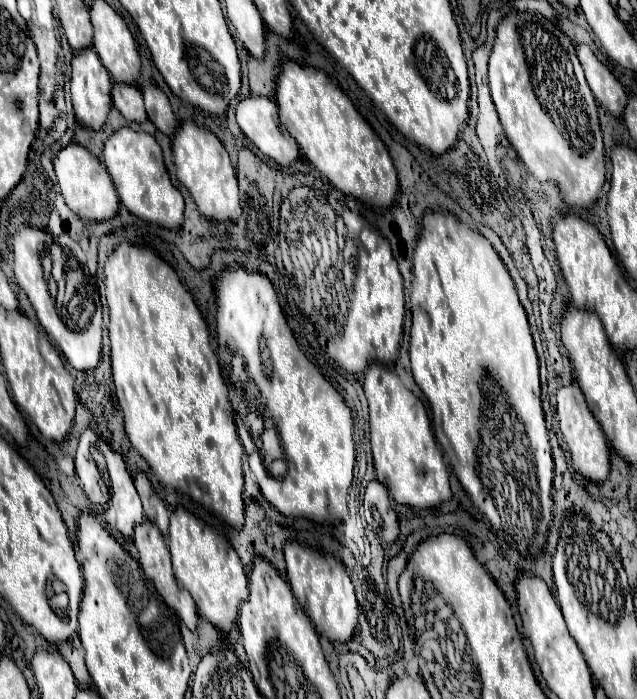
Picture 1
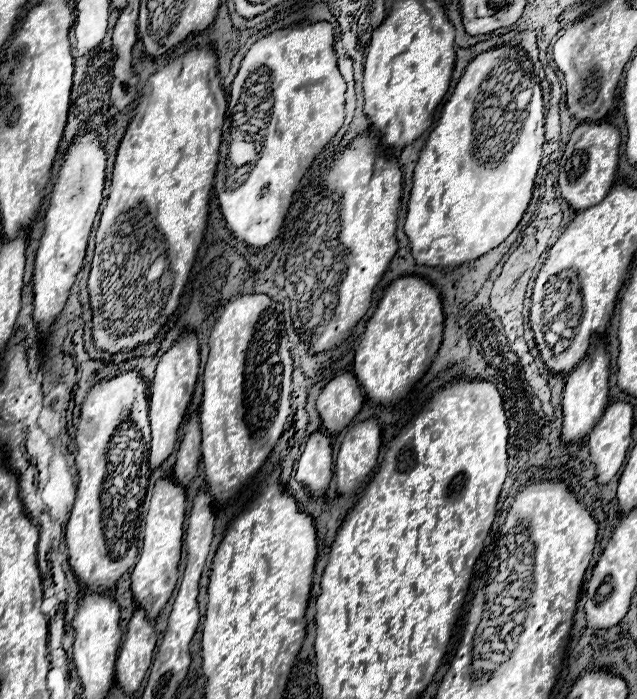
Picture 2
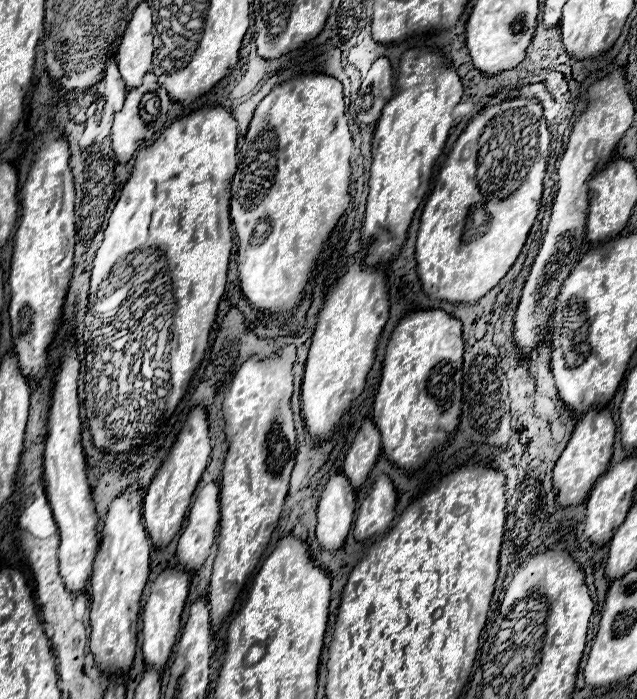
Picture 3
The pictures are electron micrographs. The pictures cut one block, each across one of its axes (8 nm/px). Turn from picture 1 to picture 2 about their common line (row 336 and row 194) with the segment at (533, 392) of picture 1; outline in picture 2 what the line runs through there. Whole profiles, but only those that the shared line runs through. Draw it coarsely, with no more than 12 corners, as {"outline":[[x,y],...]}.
{"outline":[[520,46],[478,54],[414,168],[404,232],[454,270],[532,200],[544,106]]}

